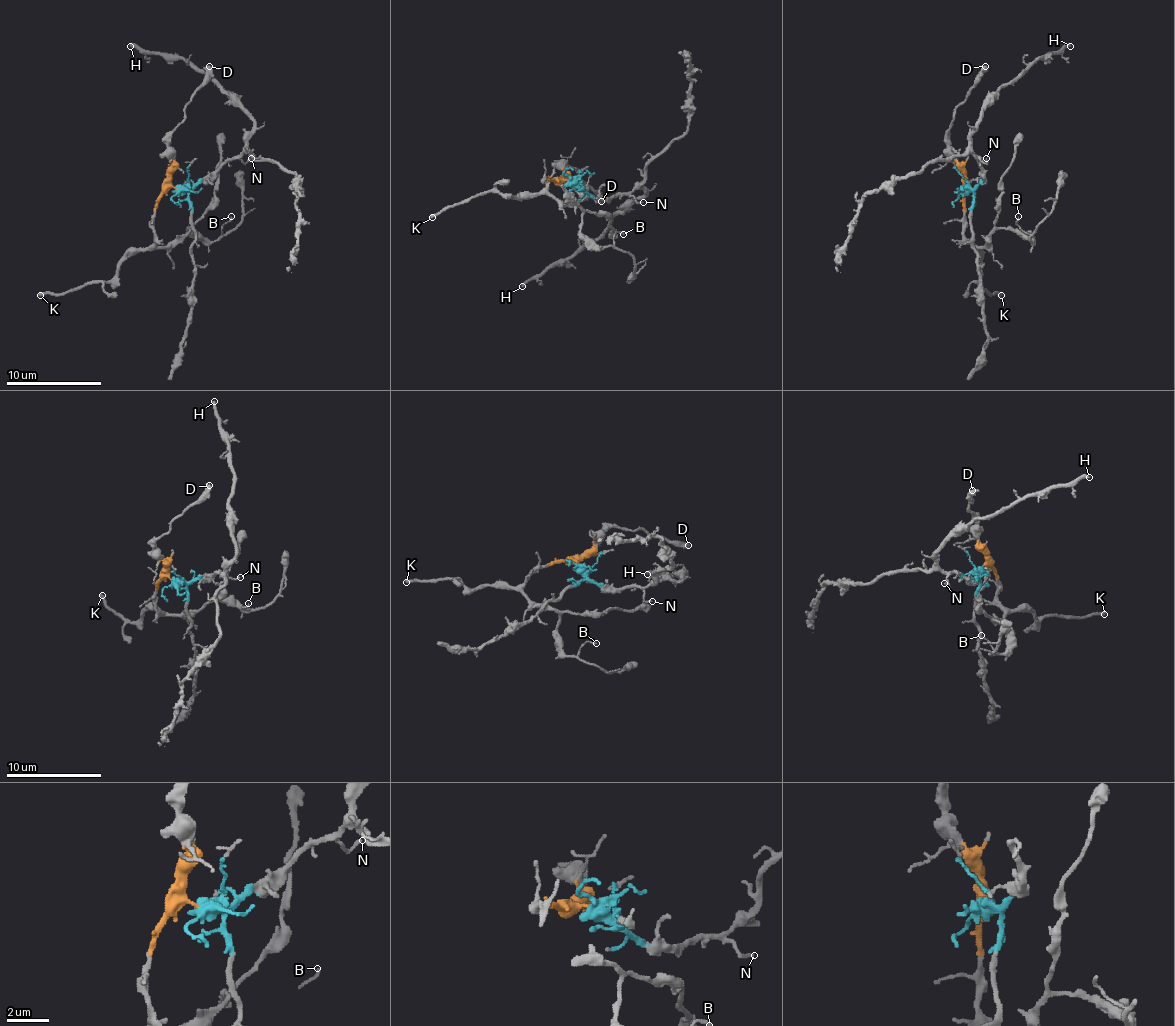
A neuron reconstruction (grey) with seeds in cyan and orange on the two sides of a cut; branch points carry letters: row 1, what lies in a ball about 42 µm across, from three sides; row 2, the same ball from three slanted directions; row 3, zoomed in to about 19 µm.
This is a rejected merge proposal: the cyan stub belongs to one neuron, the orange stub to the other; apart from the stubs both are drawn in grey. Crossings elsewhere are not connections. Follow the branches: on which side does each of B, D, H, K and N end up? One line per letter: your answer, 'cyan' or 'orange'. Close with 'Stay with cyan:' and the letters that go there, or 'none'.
B: orange
D: orange
H: cyan
K: orange
N: cyan
Stay with cyan: H, N

